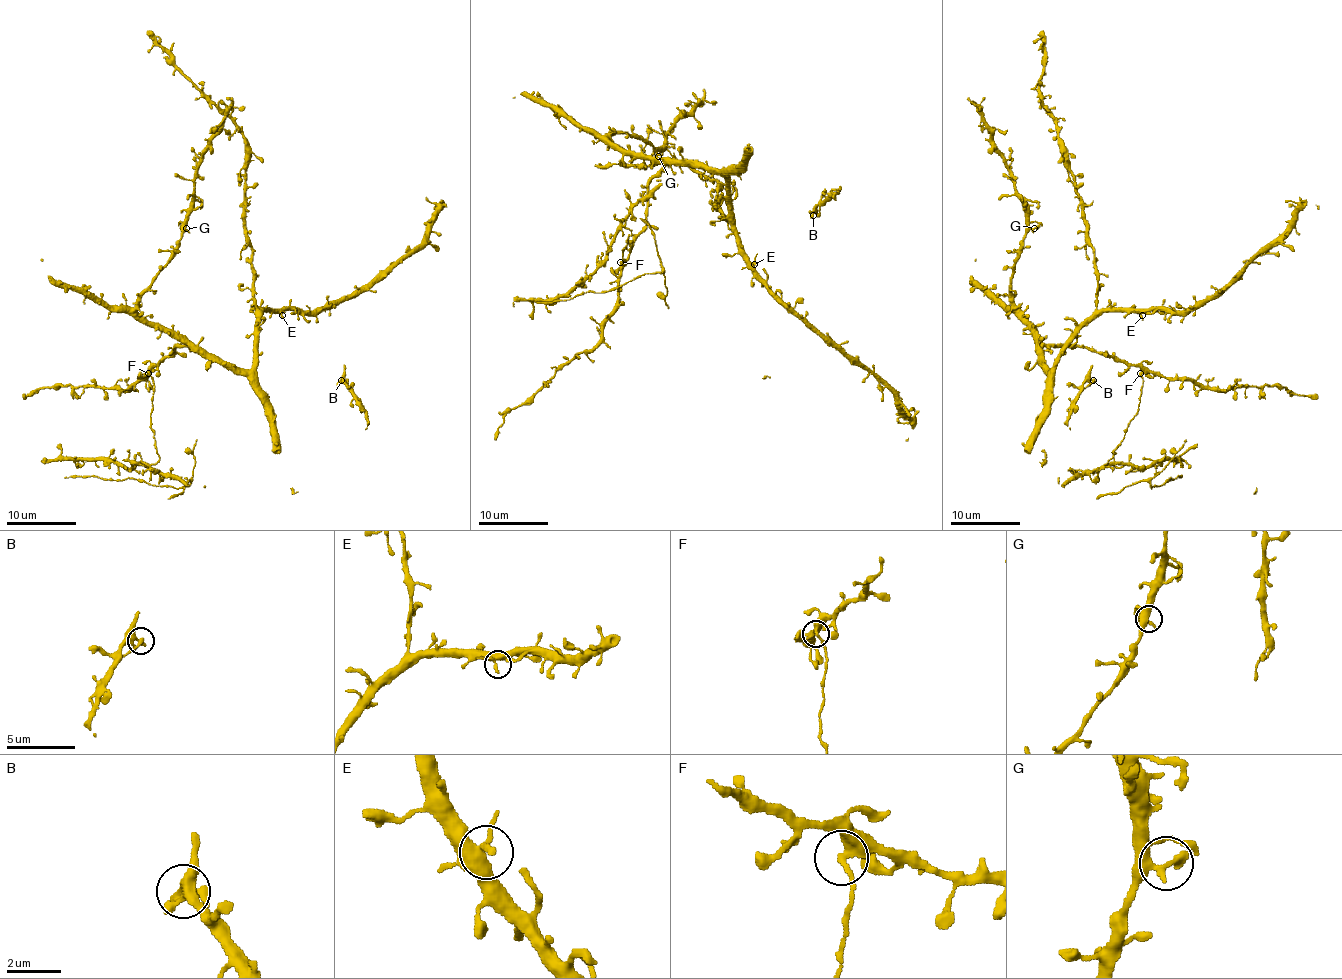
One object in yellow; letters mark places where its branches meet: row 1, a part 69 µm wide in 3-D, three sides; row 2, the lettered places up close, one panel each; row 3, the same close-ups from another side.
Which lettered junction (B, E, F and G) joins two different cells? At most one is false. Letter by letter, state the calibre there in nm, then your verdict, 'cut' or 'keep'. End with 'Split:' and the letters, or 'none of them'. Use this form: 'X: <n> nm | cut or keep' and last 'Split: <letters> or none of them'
B: 280 nm | keep
E: 280 nm | keep
F: 360 nm | cut
G: 320 nm | keep
Split: F

